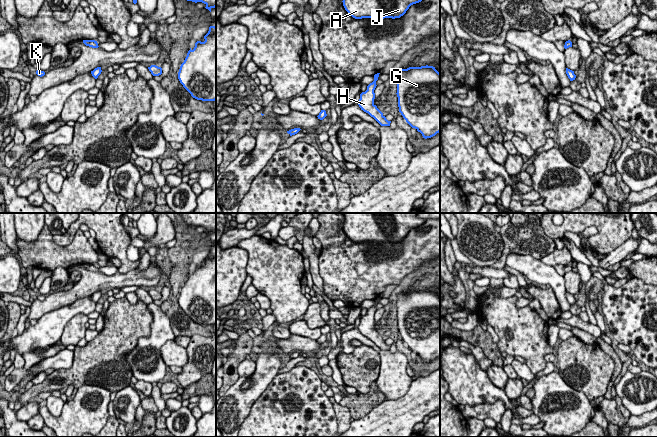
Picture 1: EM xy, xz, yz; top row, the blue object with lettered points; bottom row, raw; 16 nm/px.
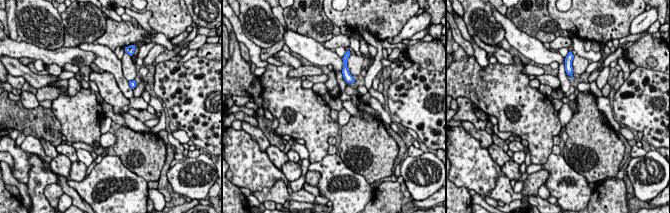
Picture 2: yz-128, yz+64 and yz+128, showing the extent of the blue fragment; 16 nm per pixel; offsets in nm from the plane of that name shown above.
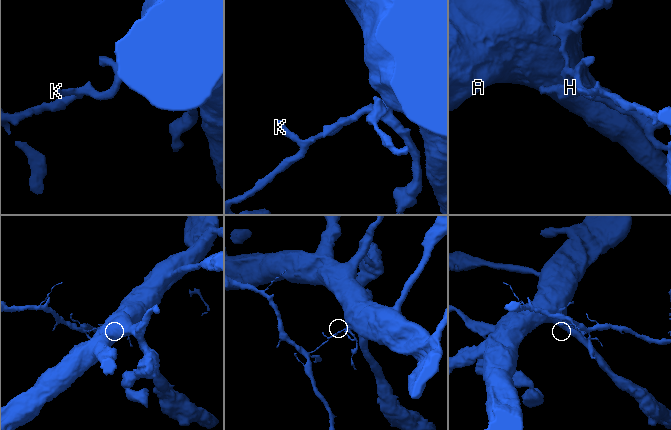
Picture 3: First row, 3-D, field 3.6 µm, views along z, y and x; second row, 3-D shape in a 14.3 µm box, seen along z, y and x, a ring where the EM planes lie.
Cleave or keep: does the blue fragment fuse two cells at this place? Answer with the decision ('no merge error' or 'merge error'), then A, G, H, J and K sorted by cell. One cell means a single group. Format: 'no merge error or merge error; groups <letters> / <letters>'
merge error; groups A G H J / K

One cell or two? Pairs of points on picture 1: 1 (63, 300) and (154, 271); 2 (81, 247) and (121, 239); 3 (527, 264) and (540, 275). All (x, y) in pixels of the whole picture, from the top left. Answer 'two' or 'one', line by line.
1: one
2: two
3: one

